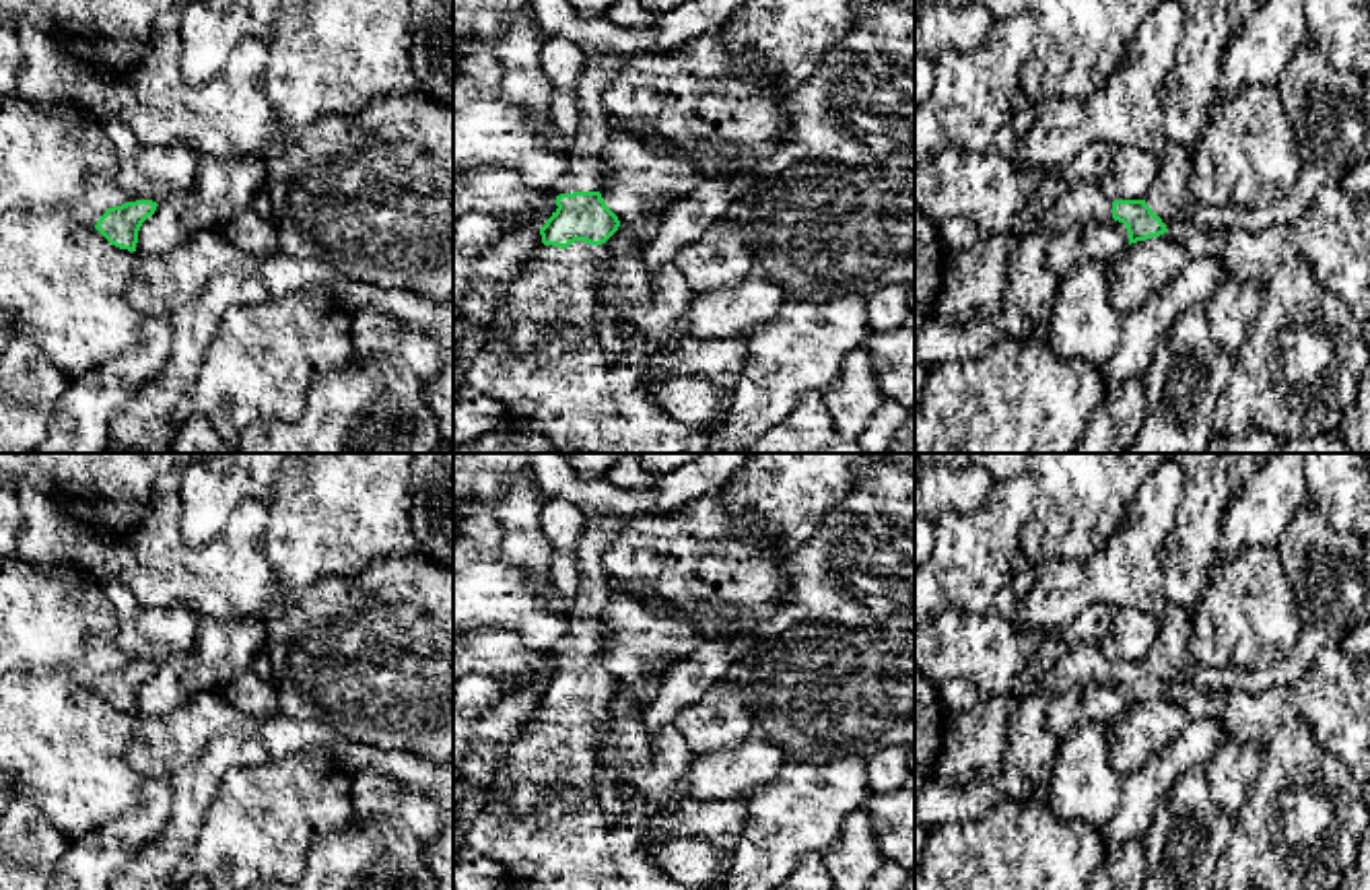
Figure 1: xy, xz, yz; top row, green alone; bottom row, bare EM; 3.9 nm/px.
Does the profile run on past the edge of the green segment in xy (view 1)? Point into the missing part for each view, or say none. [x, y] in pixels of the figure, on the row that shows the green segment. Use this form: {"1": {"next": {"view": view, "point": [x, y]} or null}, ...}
{"1": {"next": null}}

